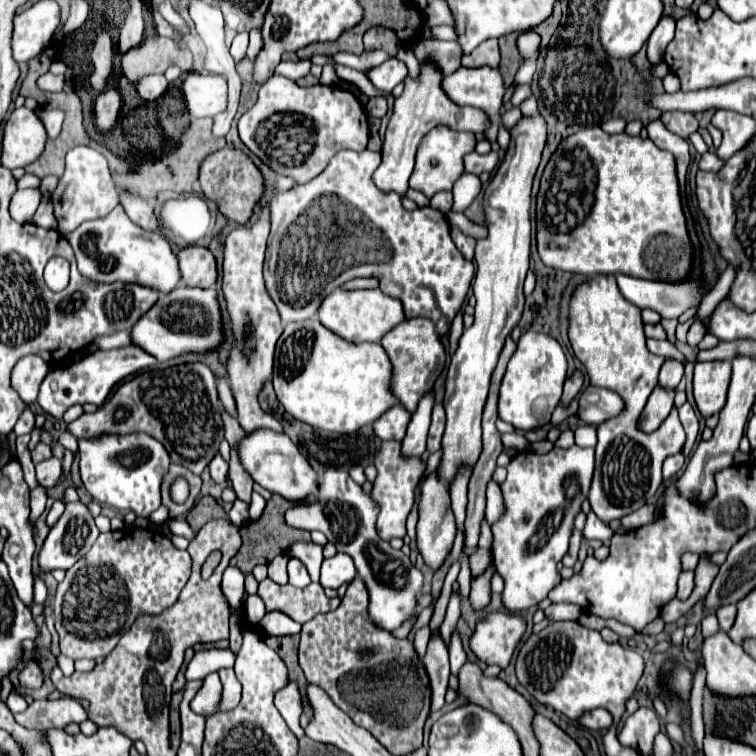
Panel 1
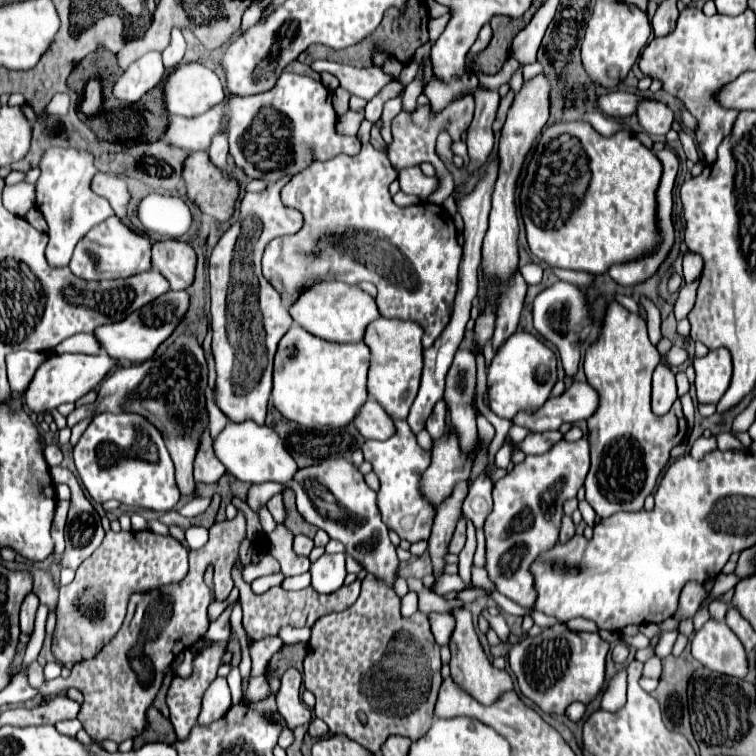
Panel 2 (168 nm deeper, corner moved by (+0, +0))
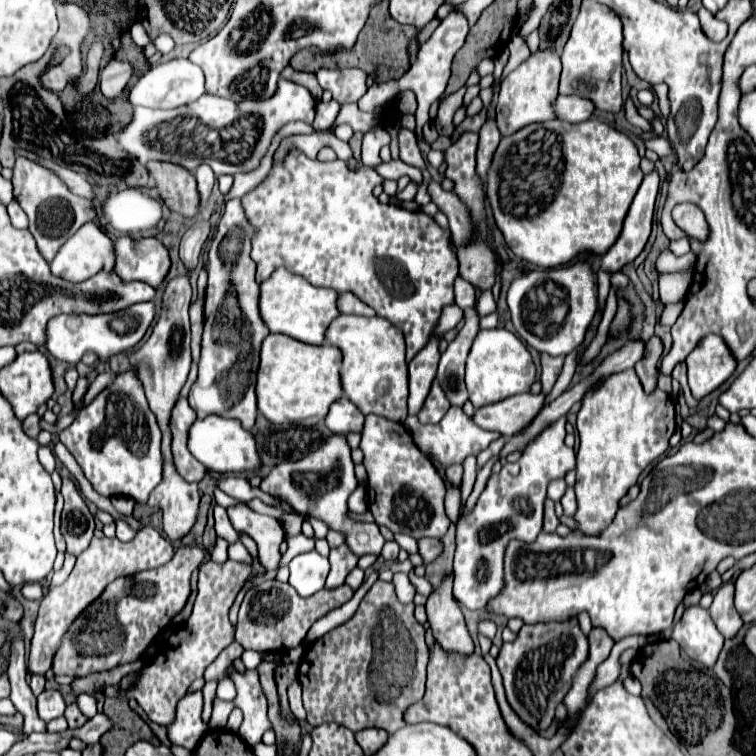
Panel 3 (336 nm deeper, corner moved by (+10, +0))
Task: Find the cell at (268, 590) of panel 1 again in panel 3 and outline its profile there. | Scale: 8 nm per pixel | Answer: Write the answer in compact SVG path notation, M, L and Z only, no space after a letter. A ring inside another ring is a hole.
M264 580L258 586L254 586L240 604L236 640L242 648L250 648L256 652L262 652L262 650L284 652L292 646L298 646L304 640L304 636L306 636L308 628L314 624L314 620L318 620L332 608L342 606L352 596L354 596L354 590L348 584L342 584L332 590L322 588L314 596L302 598L290 584L284 584L278 580Z

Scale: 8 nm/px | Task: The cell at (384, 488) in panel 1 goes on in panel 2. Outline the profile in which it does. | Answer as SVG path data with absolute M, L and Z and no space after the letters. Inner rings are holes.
M394 420L396 432L388 440L366 440L362 446L364 460L368 460L380 480L378 490L378 510L382 514L382 522L394 530L402 540L418 542L428 540L436 508L424 500L420 494L420 480L424 470L430 466L430 452L418 446L414 432L410 430L406 420Z

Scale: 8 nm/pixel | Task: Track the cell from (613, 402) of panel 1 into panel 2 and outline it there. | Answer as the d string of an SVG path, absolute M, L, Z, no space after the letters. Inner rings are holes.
M574 380L560 396L556 398L548 398L546 406L542 406L542 410L534 410L534 414L530 412L522 412L516 414L512 418L512 424L528 428L532 432L546 432L546 430L558 430L562 422L578 422L578 420L586 420L594 414L594 410L598 408L598 394L592 386L588 386L588 382L578 382Z

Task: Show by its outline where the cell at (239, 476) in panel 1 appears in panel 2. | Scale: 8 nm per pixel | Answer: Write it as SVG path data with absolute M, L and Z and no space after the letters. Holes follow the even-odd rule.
M238 512L238 516L234 520L224 520L224 522L216 522L210 528L210 540L206 546L202 546L200 550L190 550L190 568L186 578L182 578L182 582L172 582L166 586L158 586L158 590L148 590L148 592L138 592L130 596L128 602L128 612L130 616L126 616L126 620L122 622L118 634L92 658L92 660L82 660L78 664L72 666L72 674L68 678L56 678L46 682L44 674L42 674L42 666L38 662L32 662L28 666L28 680L32 688L38 688L44 696L54 696L60 694L66 688L78 688L84 694L84 702L80 706L78 712L78 720L82 722L82 728L88 732L88 736L94 742L102 742L102 740L112 740L112 742L122 742L128 738L134 738L136 734L140 734L146 726L146 710L150 708L162 680L164 680L164 672L168 668L168 664L188 646L192 646L196 640L202 638L202 634L208 628L208 606L210 606L210 590L204 584L204 570L208 566L214 566L214 596L216 600L226 600L230 590L234 588L232 578L230 578L230 570L234 560L238 558L238 546L240 542L246 538L246 522L244 516Z

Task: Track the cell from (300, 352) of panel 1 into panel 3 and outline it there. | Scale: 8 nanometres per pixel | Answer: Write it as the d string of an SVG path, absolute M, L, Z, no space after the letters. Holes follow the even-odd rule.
M270 334L262 342L260 352L260 368L258 368L258 384L256 384L256 396L258 396L258 410L273 424L304 422L314 420L314 426L324 420L330 406L340 400L342 396L342 380L340 380L340 368L342 368L342 352L332 344L312 346L304 344L296 338L288 338L286 334Z

